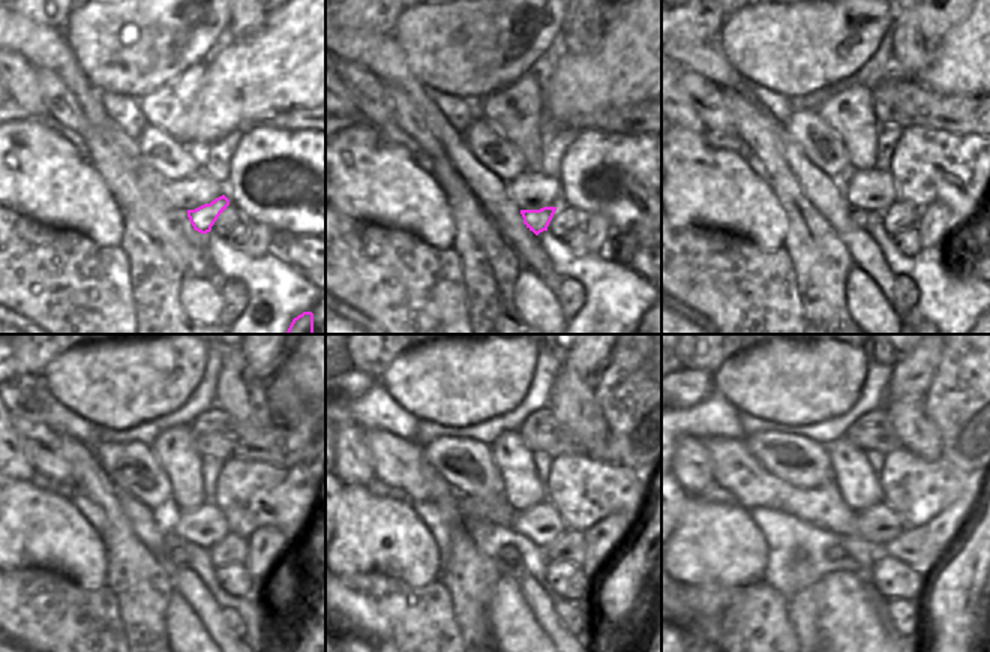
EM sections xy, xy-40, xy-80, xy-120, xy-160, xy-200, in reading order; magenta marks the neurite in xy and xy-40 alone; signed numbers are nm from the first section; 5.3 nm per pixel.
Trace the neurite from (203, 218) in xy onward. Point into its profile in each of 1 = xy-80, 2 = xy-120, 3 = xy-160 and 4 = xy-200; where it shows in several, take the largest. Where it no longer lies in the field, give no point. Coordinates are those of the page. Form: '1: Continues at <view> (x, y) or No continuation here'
1: Continues at xy-80 (863, 218)
2: Continues at xy-120 (176, 553)
3: Continues at xy-160 (506, 553)
4: Continues at xy-200 (834, 552)

